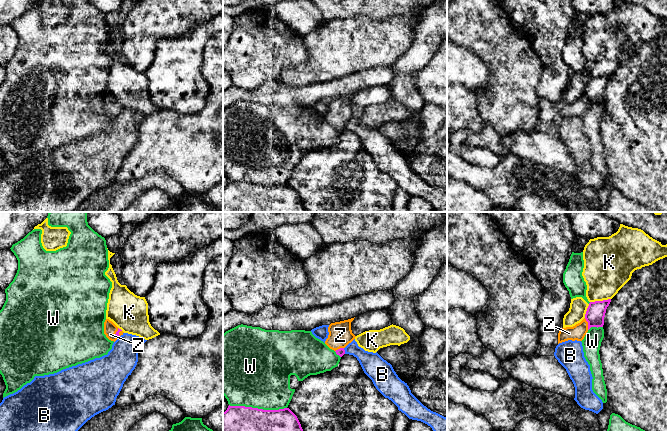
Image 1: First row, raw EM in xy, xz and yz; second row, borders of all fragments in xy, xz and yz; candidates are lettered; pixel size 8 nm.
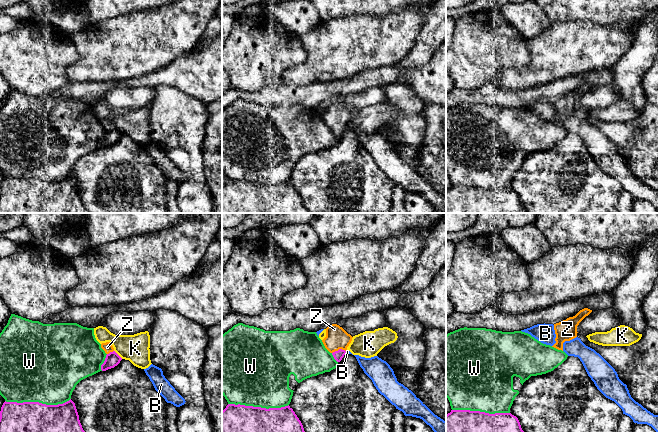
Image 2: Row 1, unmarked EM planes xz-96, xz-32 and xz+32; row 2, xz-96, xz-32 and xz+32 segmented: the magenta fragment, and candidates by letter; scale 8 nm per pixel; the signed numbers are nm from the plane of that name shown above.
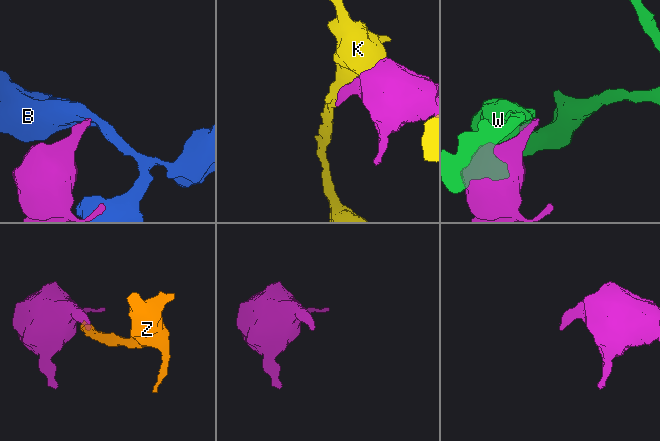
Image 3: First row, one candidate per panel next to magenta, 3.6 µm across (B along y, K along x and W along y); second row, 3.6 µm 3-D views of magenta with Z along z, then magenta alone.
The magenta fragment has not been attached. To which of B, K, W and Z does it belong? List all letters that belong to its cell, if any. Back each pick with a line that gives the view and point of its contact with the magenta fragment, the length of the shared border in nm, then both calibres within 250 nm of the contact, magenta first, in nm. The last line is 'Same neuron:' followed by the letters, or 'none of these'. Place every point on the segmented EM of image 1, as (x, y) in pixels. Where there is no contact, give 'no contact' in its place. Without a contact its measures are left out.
Z: yz (588, 324) | 100 nm | 150/120 nm
Same neuron: Z

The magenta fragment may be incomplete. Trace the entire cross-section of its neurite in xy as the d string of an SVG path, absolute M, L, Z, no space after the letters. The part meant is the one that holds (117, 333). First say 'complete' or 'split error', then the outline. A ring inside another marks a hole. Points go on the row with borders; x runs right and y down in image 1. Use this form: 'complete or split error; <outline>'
split error; M106 319L104 322L104 334L111 341L116 341L121 335L123 335L123 331L119 329L112 321Z

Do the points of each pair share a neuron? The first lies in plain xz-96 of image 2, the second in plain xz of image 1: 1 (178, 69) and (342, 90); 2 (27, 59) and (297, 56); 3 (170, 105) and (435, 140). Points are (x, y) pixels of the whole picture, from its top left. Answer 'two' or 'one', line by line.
1: one
2: one
3: two

